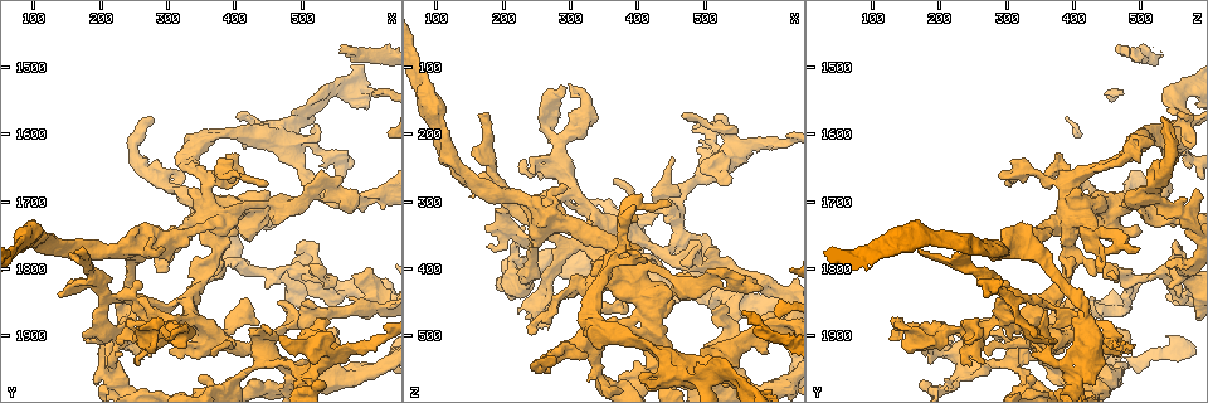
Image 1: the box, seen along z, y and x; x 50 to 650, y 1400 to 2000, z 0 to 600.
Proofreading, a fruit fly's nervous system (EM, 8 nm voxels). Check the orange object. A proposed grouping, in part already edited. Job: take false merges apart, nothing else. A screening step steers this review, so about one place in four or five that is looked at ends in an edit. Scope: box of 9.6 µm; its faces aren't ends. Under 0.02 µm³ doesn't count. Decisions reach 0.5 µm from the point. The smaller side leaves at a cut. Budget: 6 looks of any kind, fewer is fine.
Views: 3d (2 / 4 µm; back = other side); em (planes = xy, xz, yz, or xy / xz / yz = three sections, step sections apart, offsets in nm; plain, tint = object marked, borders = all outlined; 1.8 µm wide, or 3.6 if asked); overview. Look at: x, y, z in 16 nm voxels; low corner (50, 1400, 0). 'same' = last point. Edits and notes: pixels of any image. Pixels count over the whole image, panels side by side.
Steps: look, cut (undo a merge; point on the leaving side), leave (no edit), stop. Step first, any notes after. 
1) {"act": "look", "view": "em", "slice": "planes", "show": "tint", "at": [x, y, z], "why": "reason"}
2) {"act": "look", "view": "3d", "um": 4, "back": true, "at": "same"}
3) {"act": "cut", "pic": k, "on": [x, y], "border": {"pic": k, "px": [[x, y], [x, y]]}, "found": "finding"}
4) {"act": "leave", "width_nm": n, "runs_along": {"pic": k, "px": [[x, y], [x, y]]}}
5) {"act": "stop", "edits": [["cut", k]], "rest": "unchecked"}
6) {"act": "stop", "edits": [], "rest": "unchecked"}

{"act": "look", "view": "3d", "um": 2, "at": [470, 1815, 570], "why": "four arms meet"}

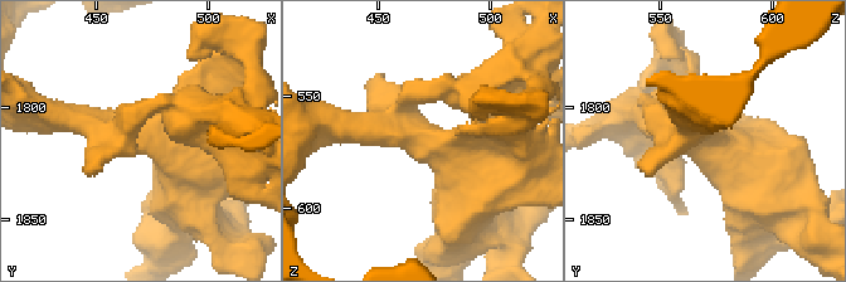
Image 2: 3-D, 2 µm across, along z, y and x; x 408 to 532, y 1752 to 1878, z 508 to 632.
{"act": "look", "view": "em", "slice": "yz", "step": 16, "show": "tint", "at": [472, 1813, 568], "arms": 4, "why": "need the tissue"}

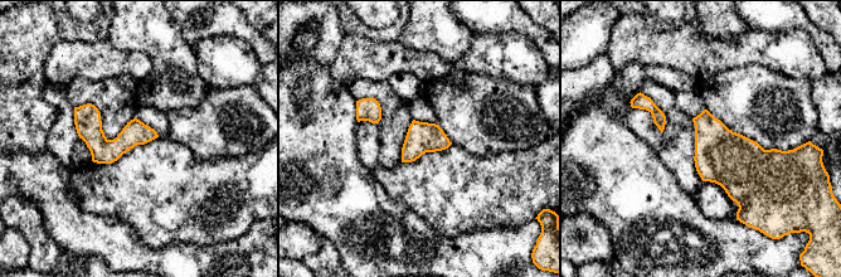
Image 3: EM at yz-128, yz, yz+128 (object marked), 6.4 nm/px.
{"act": "look", "view": "em", "slice": "planes", "show": "tint", "at": "same", "why": "another direction"}

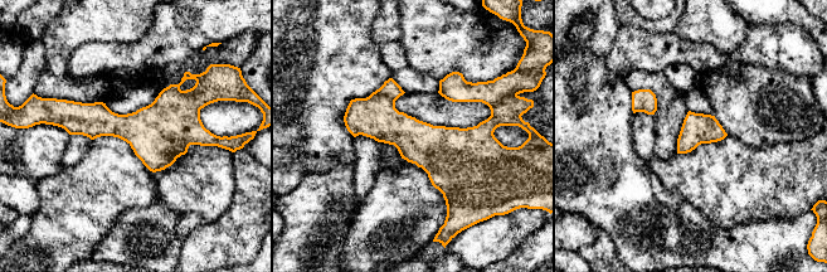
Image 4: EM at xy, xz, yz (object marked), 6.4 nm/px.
{"act": "leave", "width_nm": 200, "found": "all the same cell"}

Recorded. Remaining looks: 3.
{"act": "look", "view": "3d", "um": 4, "at": [400, 1715, 470], "why": "sharp bend"}

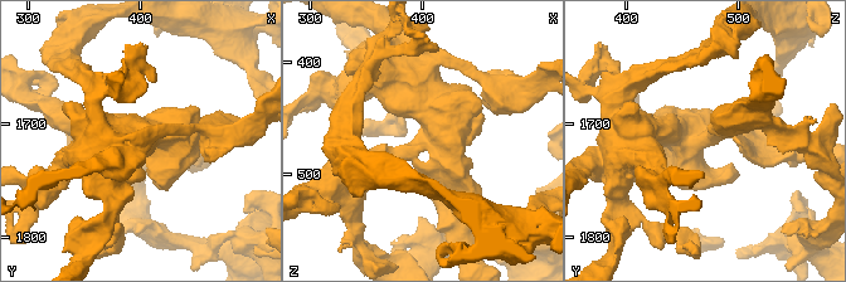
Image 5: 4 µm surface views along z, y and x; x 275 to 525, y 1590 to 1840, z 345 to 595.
{"act": "look", "view": "em", "um": 3.6, "slice": "planes", "show": "borders", "at": [402, 1712, 464]}

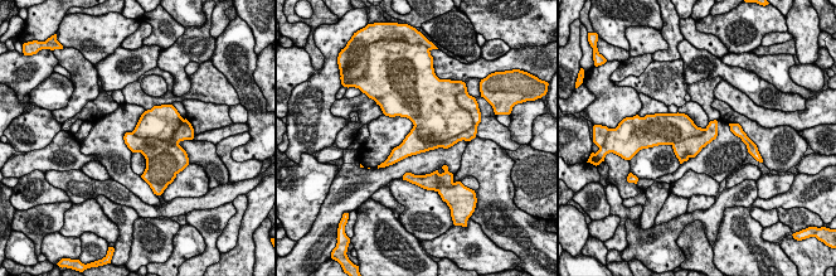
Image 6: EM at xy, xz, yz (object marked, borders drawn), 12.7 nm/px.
{"act": "cut", "pic": 6, "on": [160, 122], "width_nm": 400, "found": "two cells meet here"}

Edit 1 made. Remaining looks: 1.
{"act": "look", "view": "em", "um": 3.6, "slice": "planes", "show": "borders", "at": [235, 1845, 300], "why": "closes a loop"}

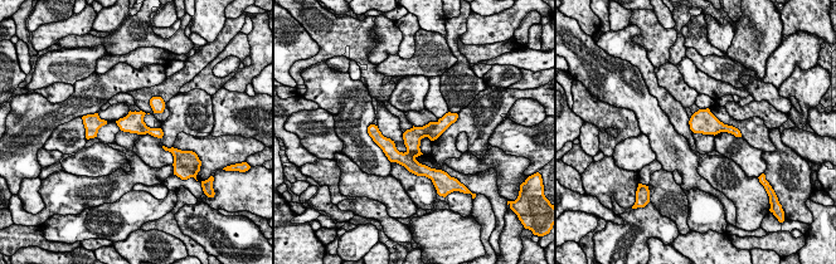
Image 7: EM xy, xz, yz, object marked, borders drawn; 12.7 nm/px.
{"act": "leave", "runs_along": {"pic": 7, "px": [[447, 117], [413, 142], [413, 167]]}, "found": "continuous, no second cell"}

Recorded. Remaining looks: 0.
{"act": "stop", "edits": [["cut", 6]], "rest": "unchecked"}

